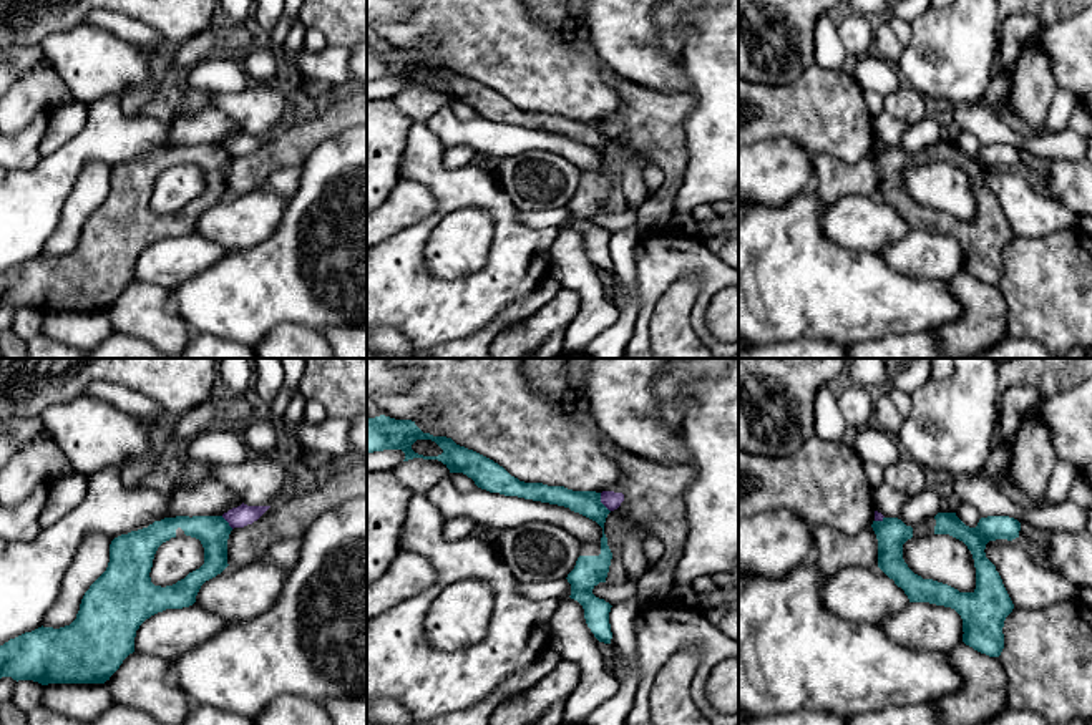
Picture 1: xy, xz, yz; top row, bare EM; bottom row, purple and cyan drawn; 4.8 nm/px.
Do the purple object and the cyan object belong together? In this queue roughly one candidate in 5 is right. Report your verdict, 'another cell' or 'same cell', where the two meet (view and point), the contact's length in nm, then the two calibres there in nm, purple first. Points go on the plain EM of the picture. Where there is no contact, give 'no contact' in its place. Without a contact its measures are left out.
another cell; contact xz (601, 130); length 110 nm; calibres 90 and 130 nm

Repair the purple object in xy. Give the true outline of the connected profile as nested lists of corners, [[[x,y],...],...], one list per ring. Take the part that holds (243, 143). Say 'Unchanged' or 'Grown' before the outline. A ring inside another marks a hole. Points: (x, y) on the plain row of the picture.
Unchanged. [[[241,133],[237,136],[229,138],[222,143],[222,146],[234,156],[244,156],[257,149],[271,134],[247,134]]]

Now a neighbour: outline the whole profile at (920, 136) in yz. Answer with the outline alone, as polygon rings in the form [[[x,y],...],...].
[[[931,111],[924,119],[903,133],[899,146],[906,154],[918,154],[939,141],[939,131],[944,116],[939,111]]]

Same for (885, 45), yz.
[[[888,22],[875,30],[873,51],[888,63],[898,63],[904,46],[893,33]]]

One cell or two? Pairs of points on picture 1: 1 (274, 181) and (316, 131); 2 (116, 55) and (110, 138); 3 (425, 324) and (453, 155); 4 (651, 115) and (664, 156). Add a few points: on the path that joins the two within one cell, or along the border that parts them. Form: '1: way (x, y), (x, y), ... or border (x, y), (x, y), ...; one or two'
1: border (301, 166), (281, 166), (264, 184); two
2: border (120, 97), (100, 97), (88, 105); two
3: border (442, 150), (442, 163), (448, 168), (472, 161); two
4: way (654, 125), (659, 146); one

